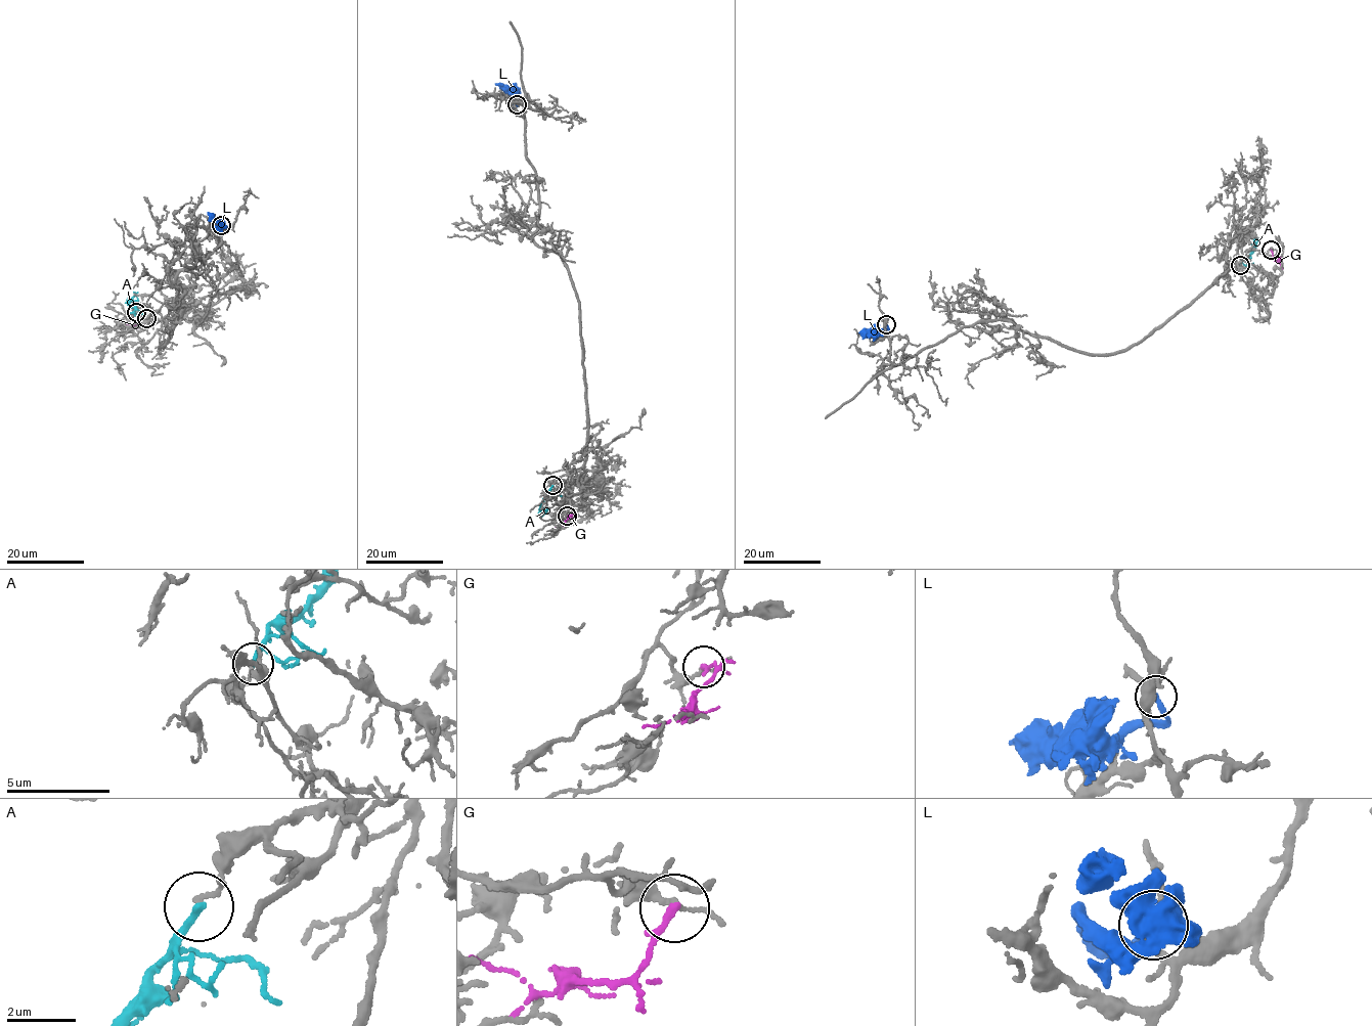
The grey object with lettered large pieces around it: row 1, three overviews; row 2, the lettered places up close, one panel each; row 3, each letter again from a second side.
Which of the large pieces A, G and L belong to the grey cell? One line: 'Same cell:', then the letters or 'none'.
Same cell: none

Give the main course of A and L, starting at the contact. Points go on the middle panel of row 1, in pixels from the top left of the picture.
A: (552, 485), (541, 503), (540, 517)
L: (517, 104), (513, 106), (511, 99), (514, 92), (494, 84)

